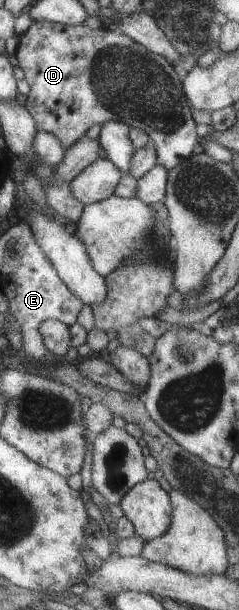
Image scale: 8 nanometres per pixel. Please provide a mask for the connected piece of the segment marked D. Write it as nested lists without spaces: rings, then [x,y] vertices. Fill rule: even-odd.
[[[34,21],[19,38],[16,56],[25,80],[31,87],[25,107],[36,119],[39,131],[54,133],[66,149],[86,136],[92,125],[122,121],[131,129],[139,128],[157,147],[159,161],[169,171],[195,155],[200,147],[202,128],[192,115],[192,105],[185,93],[184,75],[166,57],[152,53],[118,29],[90,29],[88,25],[66,26],[52,21]]]

